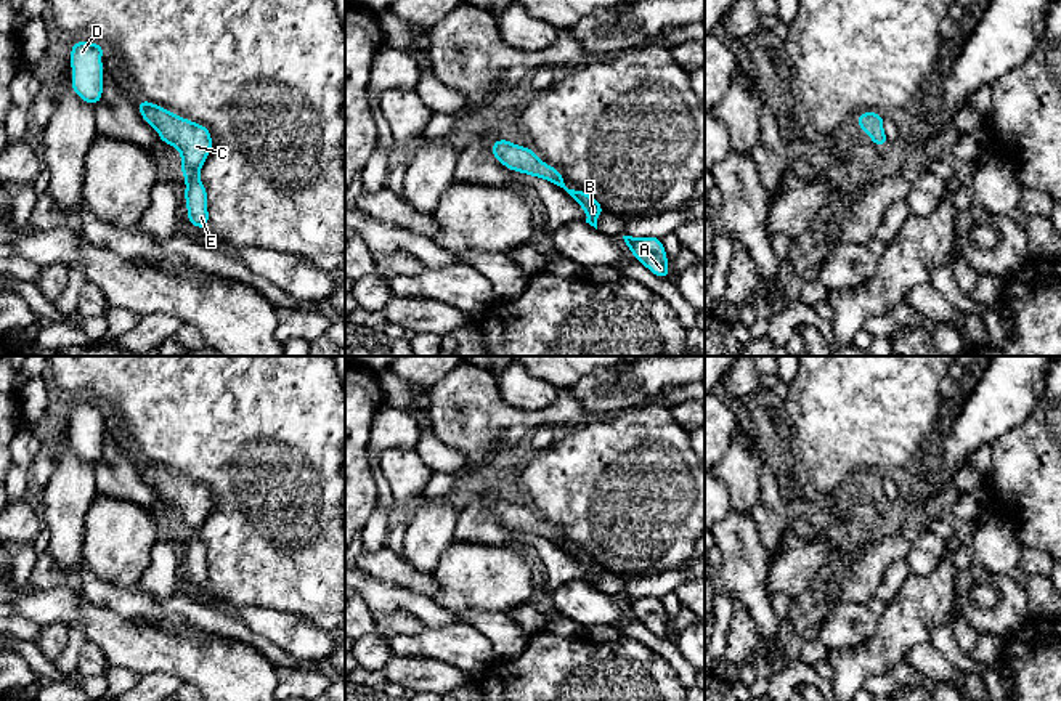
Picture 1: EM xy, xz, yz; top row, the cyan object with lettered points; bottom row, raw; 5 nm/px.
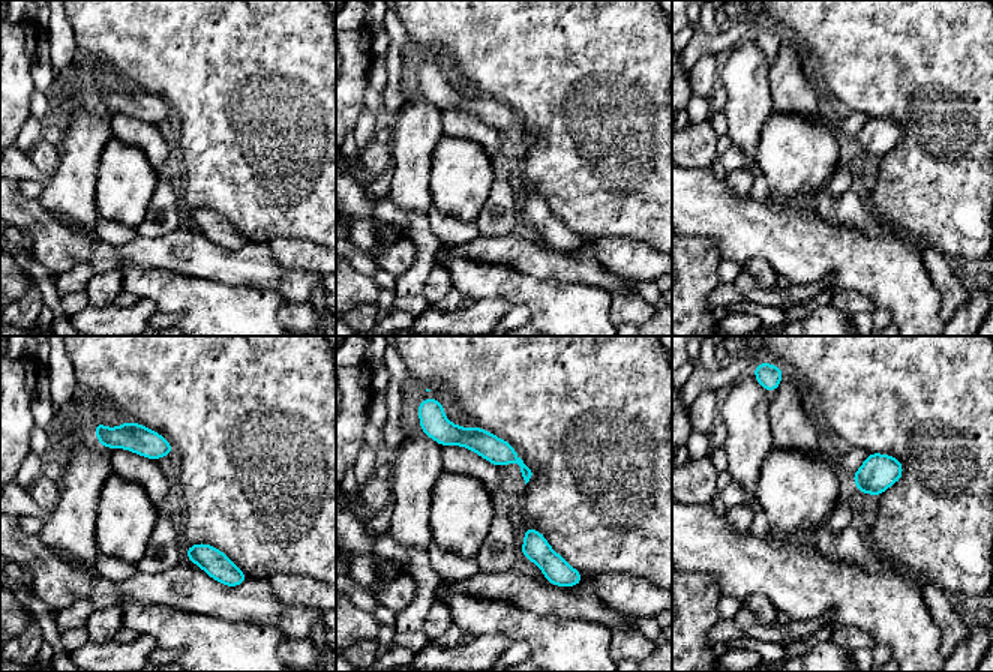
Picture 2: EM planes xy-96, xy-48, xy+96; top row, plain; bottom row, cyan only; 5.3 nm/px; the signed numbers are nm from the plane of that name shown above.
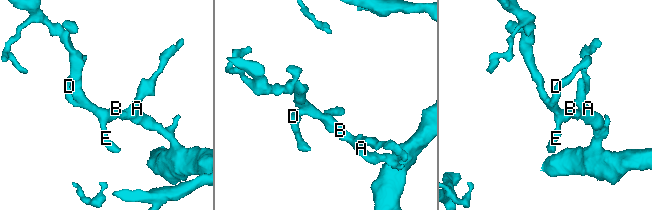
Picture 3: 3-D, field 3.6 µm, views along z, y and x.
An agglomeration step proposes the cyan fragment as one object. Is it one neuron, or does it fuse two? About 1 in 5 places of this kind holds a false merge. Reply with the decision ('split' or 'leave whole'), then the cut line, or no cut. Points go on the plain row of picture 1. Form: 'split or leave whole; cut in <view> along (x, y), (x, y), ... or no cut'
leave whole; no cut

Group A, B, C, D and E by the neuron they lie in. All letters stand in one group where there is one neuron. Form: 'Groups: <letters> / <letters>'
Groups: A B C D E

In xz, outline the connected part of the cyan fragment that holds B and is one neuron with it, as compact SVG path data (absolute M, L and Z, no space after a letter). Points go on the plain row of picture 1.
M499 497L491 504L491 513L509 529L552 541L584 568L587 573L586 582L597 589L597 576L605 571L605 568L591 553L568 547L562 537L562 533L544 523L533 509L522 507Z

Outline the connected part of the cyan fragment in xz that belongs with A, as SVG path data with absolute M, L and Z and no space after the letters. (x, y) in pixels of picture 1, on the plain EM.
M623 595L623 598L628 608L636 616L636 619L647 626L655 635L668 638L669 634L668 616L660 597Z

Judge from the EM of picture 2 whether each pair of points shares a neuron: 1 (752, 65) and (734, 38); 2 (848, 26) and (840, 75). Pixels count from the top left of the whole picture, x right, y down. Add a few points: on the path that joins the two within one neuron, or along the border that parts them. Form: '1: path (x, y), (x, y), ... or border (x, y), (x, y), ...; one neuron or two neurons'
1: border (752, 33), (735, 47); two neurons
2: path (848, 38), (848, 63); one neuron

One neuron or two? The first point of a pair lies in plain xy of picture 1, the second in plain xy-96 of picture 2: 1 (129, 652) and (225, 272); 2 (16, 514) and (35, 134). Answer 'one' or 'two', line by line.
1: two
2: two

